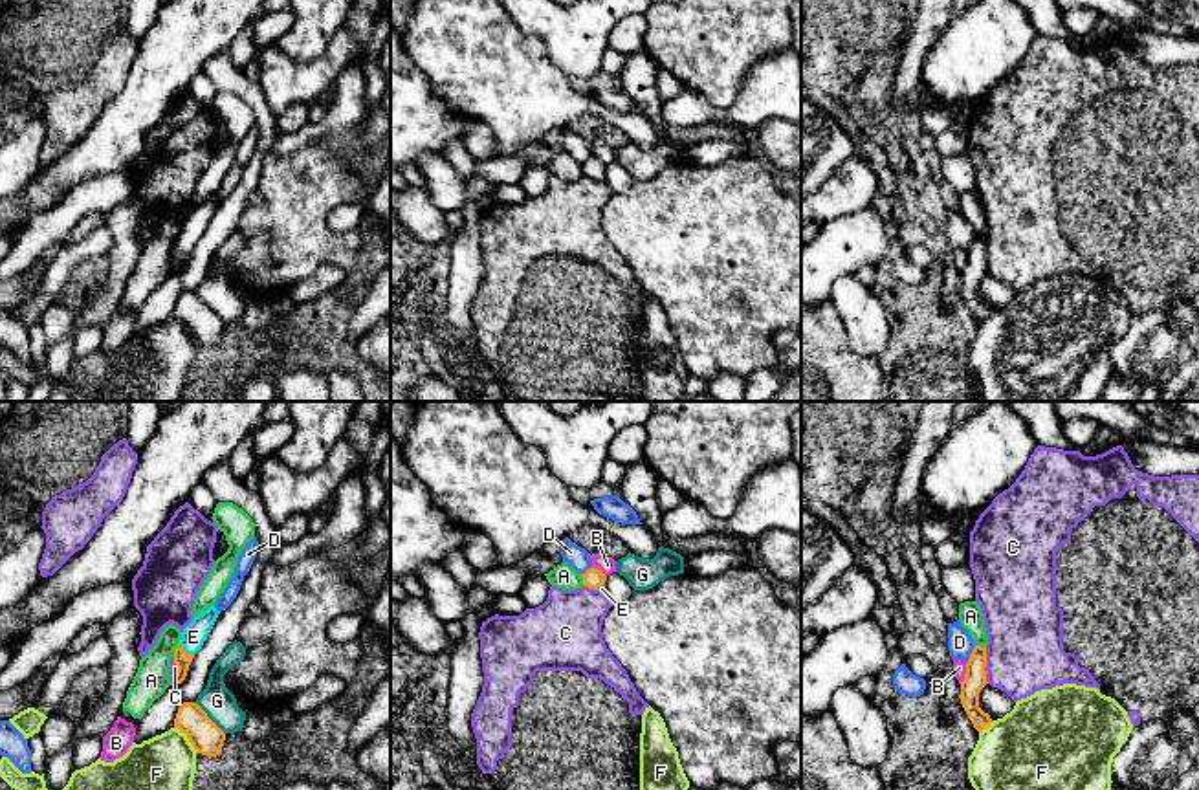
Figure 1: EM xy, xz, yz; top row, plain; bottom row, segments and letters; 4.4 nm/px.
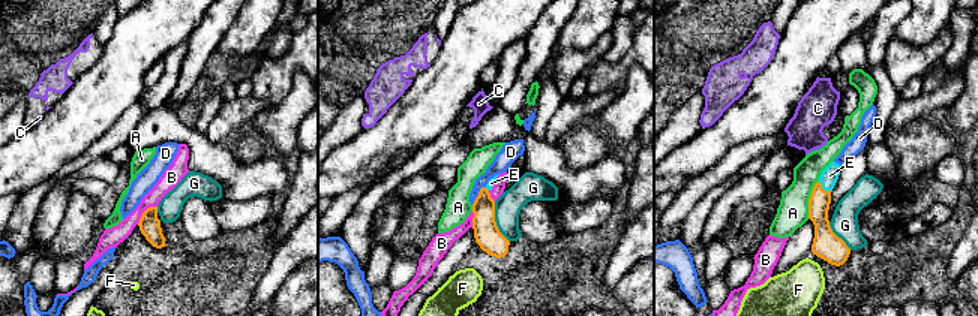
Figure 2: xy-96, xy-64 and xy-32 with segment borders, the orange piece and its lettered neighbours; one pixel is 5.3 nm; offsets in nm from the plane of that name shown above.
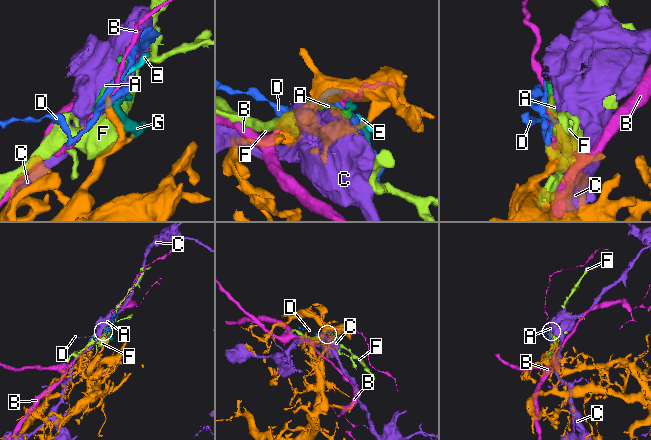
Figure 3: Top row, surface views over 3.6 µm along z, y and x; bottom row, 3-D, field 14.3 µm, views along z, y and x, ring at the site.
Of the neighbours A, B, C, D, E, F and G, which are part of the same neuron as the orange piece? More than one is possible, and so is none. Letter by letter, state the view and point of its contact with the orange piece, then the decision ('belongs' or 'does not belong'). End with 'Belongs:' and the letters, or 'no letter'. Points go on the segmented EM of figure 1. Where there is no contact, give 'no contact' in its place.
A: xz (583, 580) | does not belong
B: yz (967, 673) | does not belong
C: yz (985, 666) | does not belong
D: yz (970, 655) | does not belong
E: xy (184, 651) | belongs
F: xy (187, 737) | does not belong
G: xy (209, 719) | belongs
Belongs: E, G

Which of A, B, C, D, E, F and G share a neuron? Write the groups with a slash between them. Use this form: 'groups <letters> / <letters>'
groups A / B / C / D / E G / F

